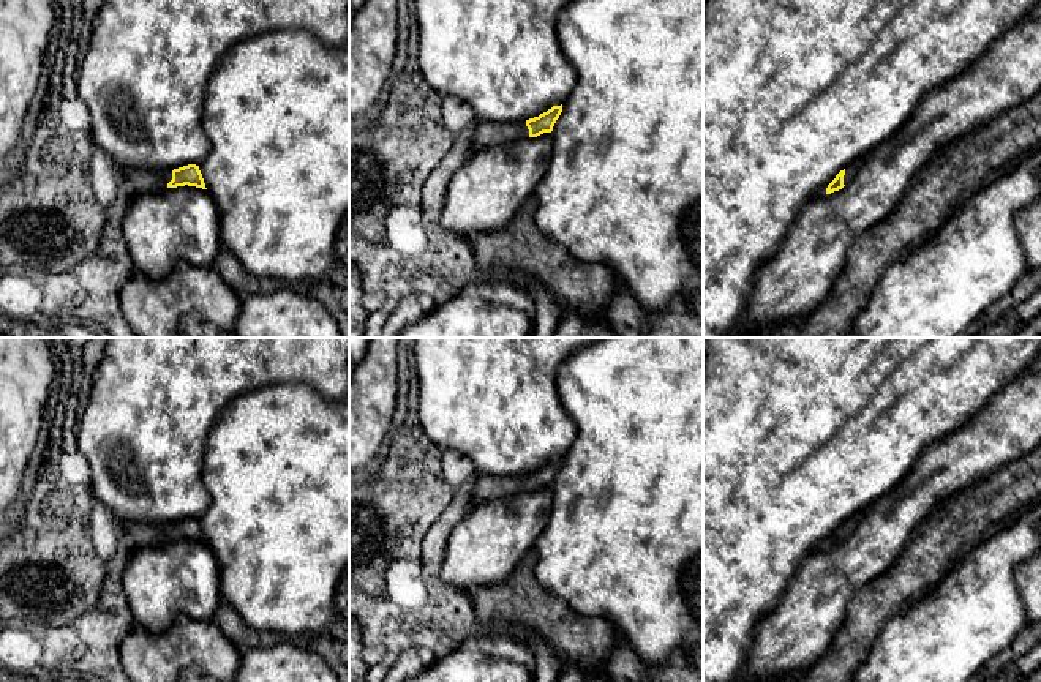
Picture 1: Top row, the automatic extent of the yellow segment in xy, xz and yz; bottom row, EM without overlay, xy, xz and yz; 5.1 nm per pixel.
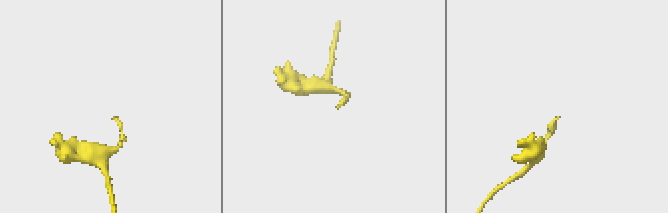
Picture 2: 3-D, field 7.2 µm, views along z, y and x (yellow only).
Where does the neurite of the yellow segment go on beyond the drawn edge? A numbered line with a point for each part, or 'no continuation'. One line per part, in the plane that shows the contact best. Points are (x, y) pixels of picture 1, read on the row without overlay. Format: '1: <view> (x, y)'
1: xy (142, 534)

